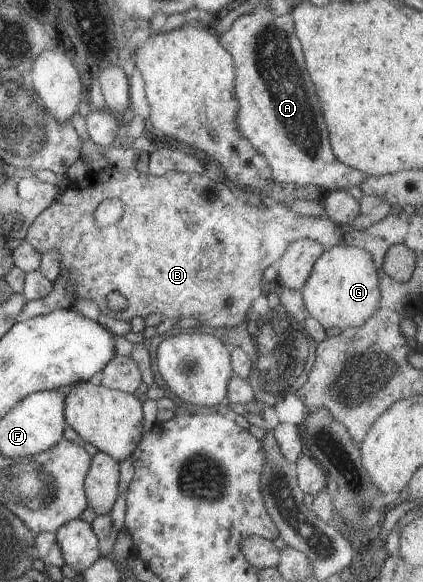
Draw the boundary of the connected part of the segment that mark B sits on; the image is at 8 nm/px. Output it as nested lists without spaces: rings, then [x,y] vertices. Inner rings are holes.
[[[109,166],[105,170],[93,172],[90,171],[84,179],[81,179],[77,183],[70,183],[66,190],[59,195],[57,200],[54,200],[53,204],[38,213],[37,218],[31,223],[29,230],[25,236],[26,241],[33,247],[41,256],[44,256],[47,252],[58,251],[59,254],[63,254],[62,262],[60,262],[59,274],[69,274],[69,286],[73,286],[73,294],[76,298],[83,298],[85,300],[93,300],[99,306],[99,312],[105,314],[105,316],[111,316],[111,318],[117,318],[117,320],[123,320],[123,322],[130,322],[135,317],[141,317],[143,319],[149,314],[161,314],[165,318],[169,325],[179,321],[181,318],[188,318],[190,316],[198,316],[200,326],[207,328],[223,328],[225,330],[235,330],[236,326],[241,325],[248,320],[252,315],[251,302],[255,300],[266,290],[261,287],[263,282],[263,274],[268,266],[272,264],[276,265],[279,258],[285,254],[285,250],[297,240],[311,239],[313,242],[320,242],[324,247],[329,249],[335,244],[343,242],[344,229],[342,225],[338,225],[331,219],[325,220],[325,218],[311,218],[311,216],[301,216],[301,214],[295,214],[291,208],[284,205],[283,202],[273,204],[273,206],[267,206],[262,204],[259,199],[253,202],[245,202],[244,199],[239,199],[234,187],[225,181],[218,175],[206,175],[201,176],[197,173],[183,173],[183,172],[167,172],[163,176],[155,176],[149,172],[142,174],[137,171],[135,167],[125,168],[125,170],[119,170],[115,166]],[[105,200],[121,200],[121,204],[125,207],[124,215],[119,218],[117,224],[111,224],[111,226],[105,226],[101,228],[97,222],[95,222],[95,210],[101,202]],[[111,292],[119,292],[127,298],[129,306],[125,312],[113,312],[109,310],[107,306],[106,297]]]

